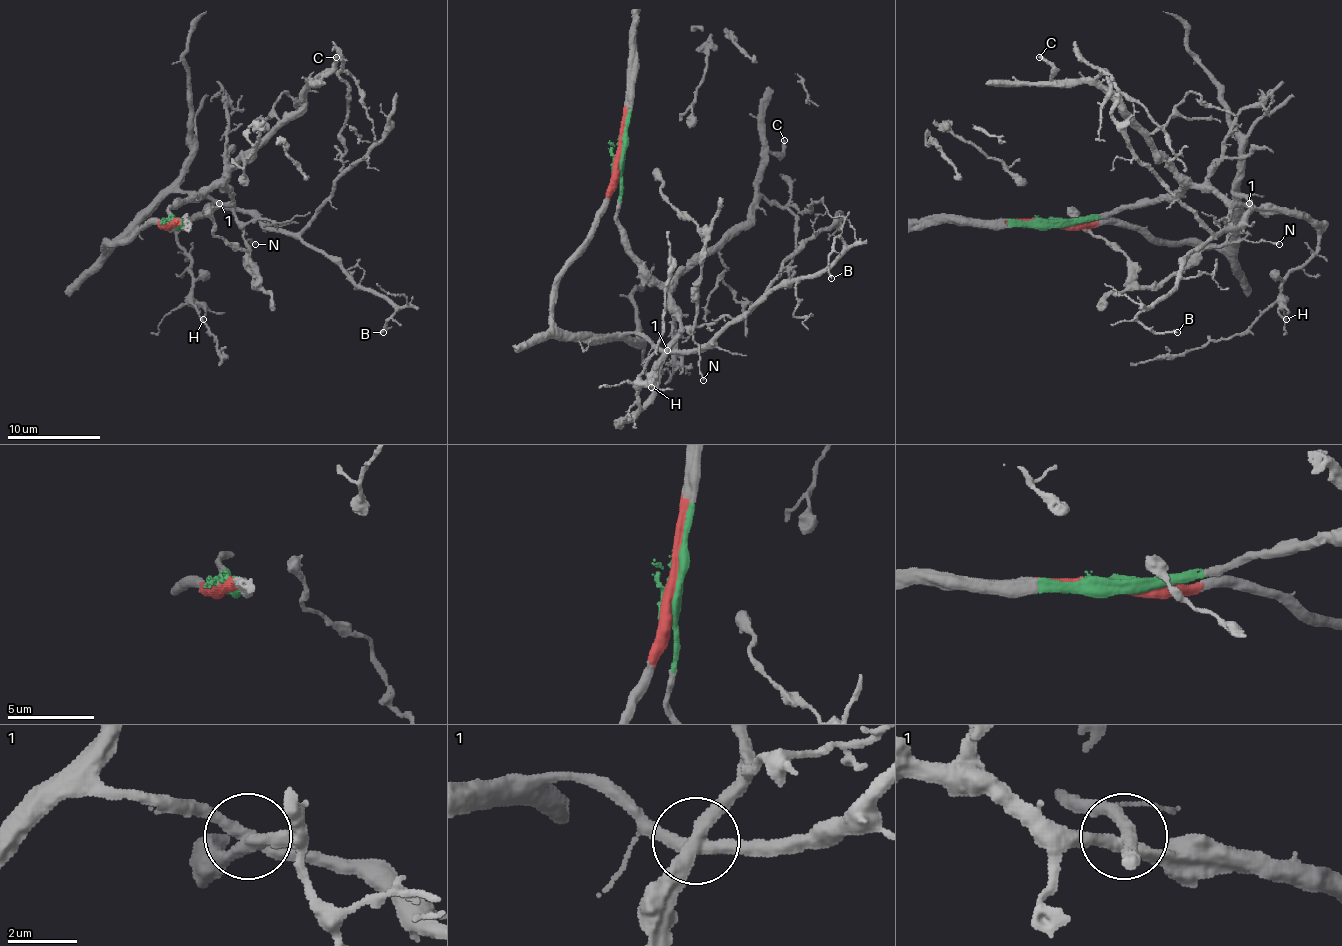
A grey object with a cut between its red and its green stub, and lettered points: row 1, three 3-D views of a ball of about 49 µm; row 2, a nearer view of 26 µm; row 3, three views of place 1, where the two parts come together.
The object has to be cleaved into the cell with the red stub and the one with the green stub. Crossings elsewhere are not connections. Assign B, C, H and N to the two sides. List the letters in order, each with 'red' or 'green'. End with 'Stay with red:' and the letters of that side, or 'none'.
B: red
C: green
H: green
N: green
Stay with red: B

